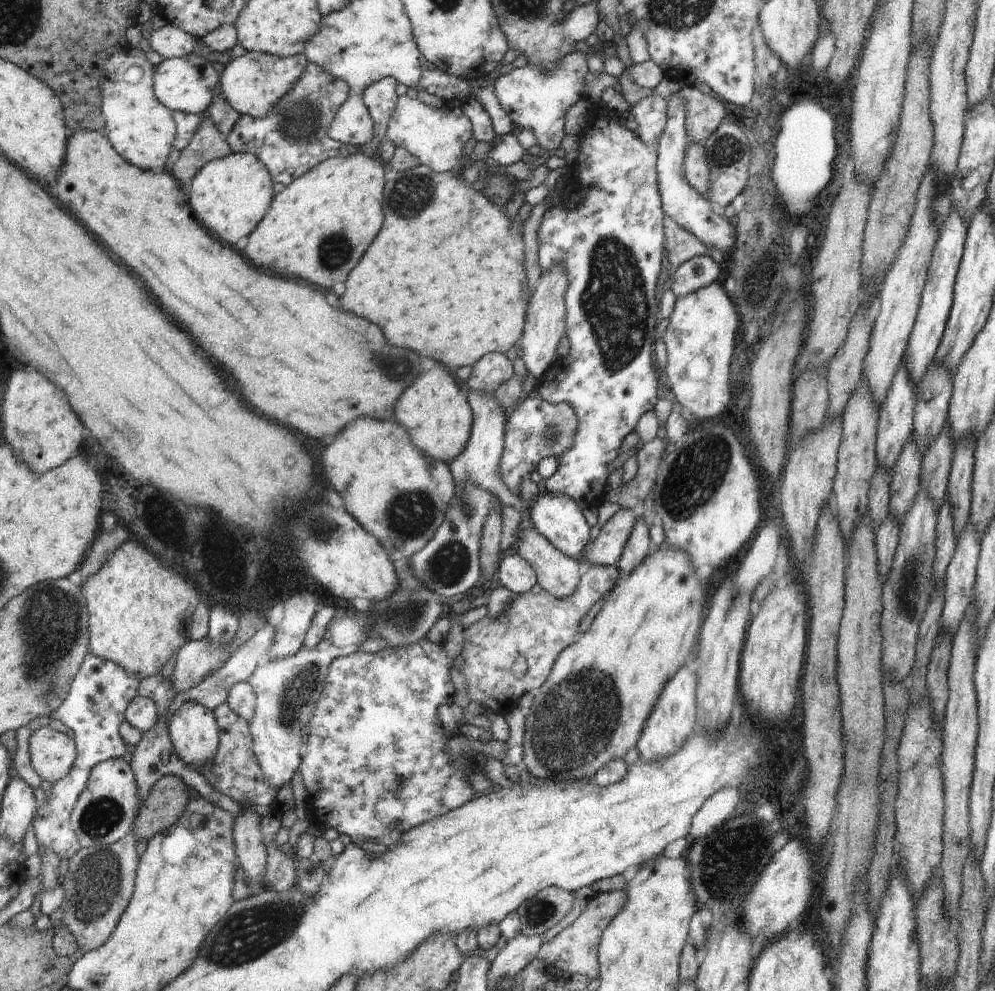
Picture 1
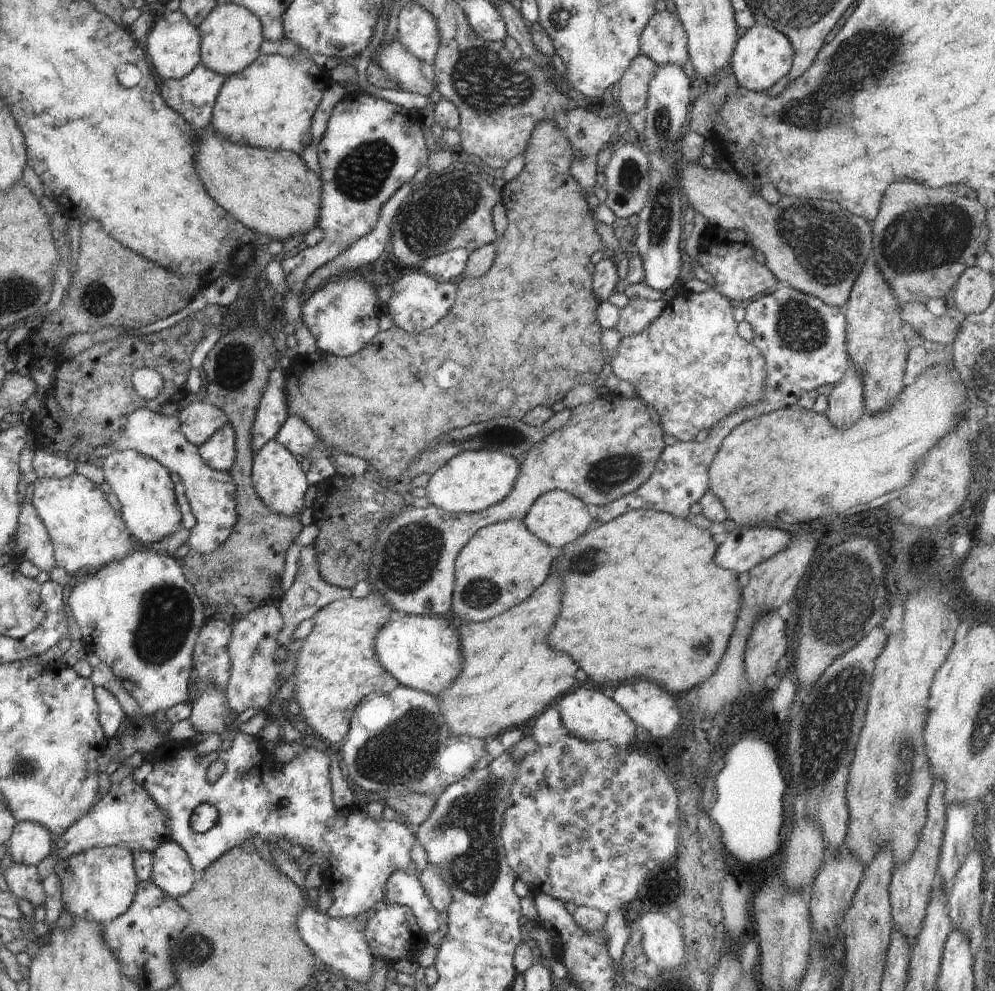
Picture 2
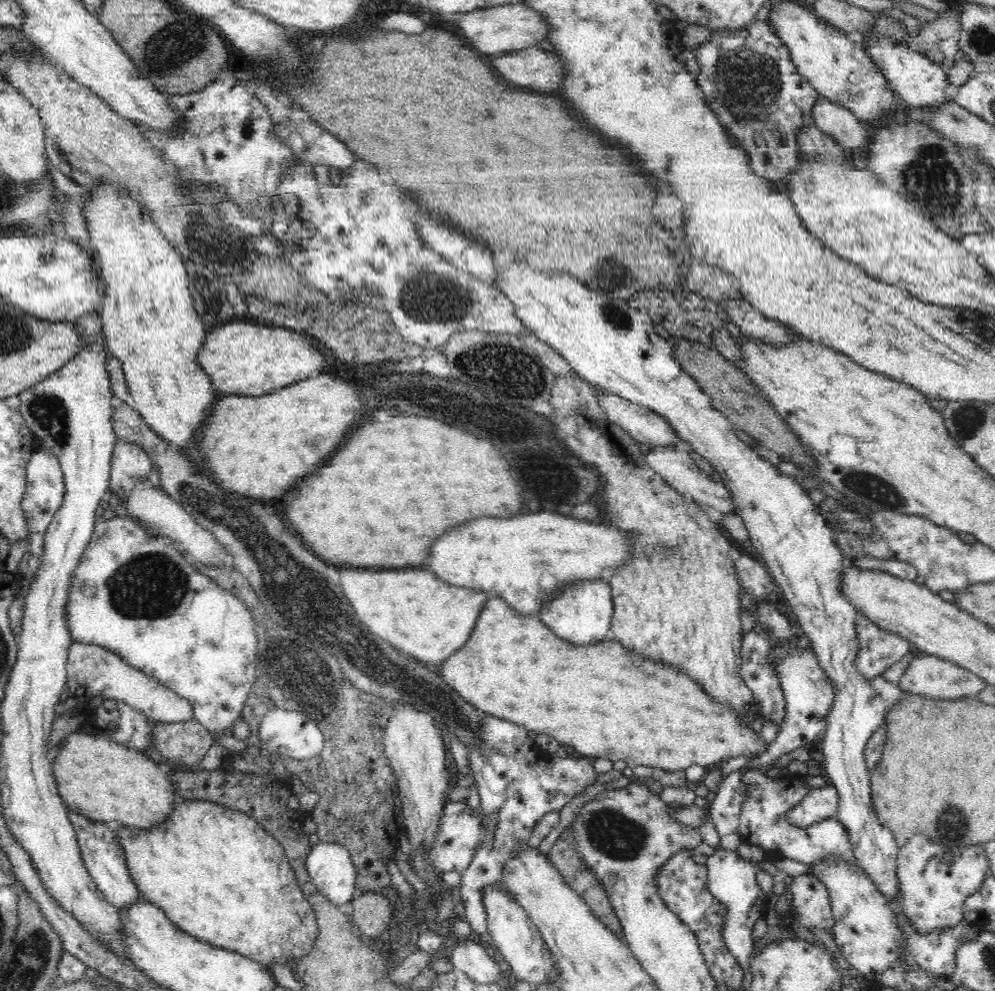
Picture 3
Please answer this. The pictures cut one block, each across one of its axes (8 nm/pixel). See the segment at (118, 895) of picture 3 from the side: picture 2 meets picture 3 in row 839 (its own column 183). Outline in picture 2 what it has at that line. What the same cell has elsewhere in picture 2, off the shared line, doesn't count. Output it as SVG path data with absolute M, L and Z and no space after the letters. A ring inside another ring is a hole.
M200 63L180 80L162 80L160 96L188 124L201 130L211 124L212 108L226 79Z

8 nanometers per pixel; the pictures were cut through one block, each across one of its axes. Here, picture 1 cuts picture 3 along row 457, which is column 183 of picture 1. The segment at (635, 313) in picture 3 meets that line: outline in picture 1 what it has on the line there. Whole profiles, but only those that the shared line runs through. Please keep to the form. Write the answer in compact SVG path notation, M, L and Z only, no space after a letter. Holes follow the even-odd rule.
M184 702L171 716L168 732L178 758L195 769L212 762L218 750L219 728L212 710L198 702Z

